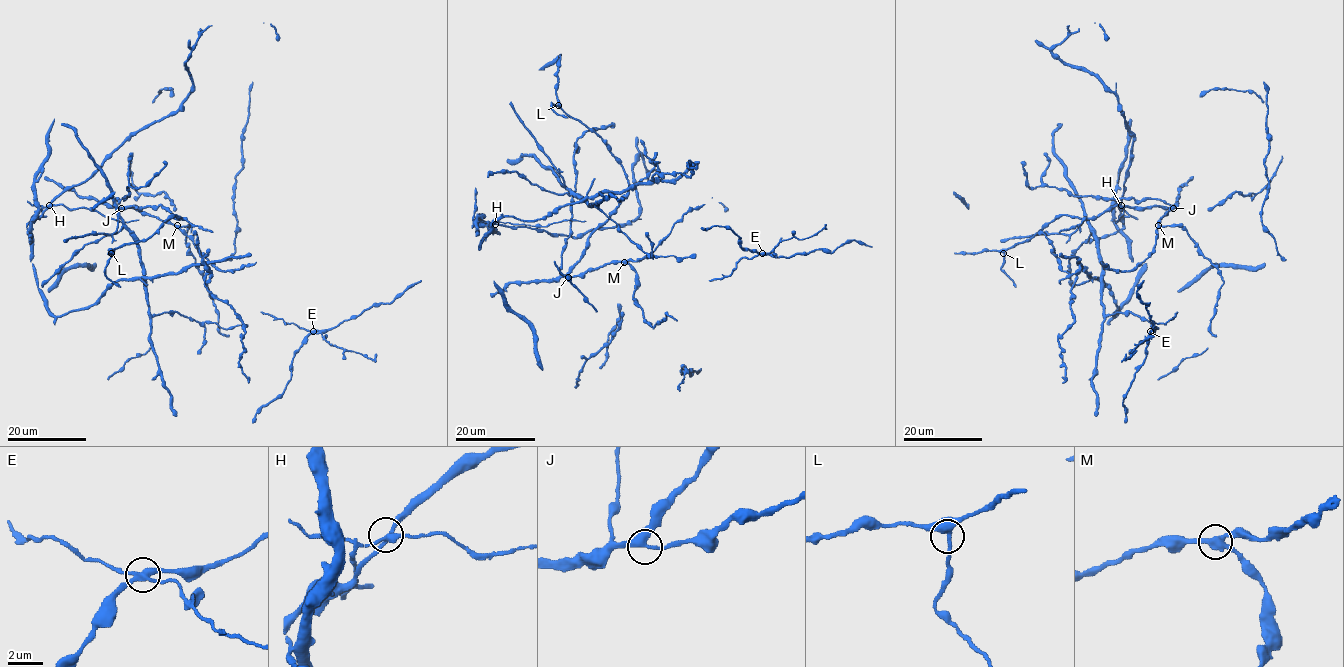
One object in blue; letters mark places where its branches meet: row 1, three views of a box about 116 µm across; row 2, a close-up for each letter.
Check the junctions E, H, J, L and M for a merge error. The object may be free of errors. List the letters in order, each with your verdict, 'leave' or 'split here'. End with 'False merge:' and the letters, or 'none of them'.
E: split here
H: leave
J: leave
L: leave
M: leave
False merge: E

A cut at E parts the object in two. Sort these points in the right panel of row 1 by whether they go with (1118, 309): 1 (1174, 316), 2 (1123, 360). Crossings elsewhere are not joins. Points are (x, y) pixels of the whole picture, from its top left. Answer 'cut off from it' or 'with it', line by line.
1: cut off from it
2: cut off from it

